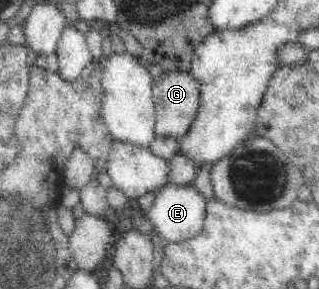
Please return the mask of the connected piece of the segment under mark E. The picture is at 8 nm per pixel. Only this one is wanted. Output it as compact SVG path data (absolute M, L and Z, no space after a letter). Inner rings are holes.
M190 182L184 186L165 185L157 192L155 200L146 212L146 218L164 243L173 243L196 236L202 230L206 210L206 199L194 183Z

